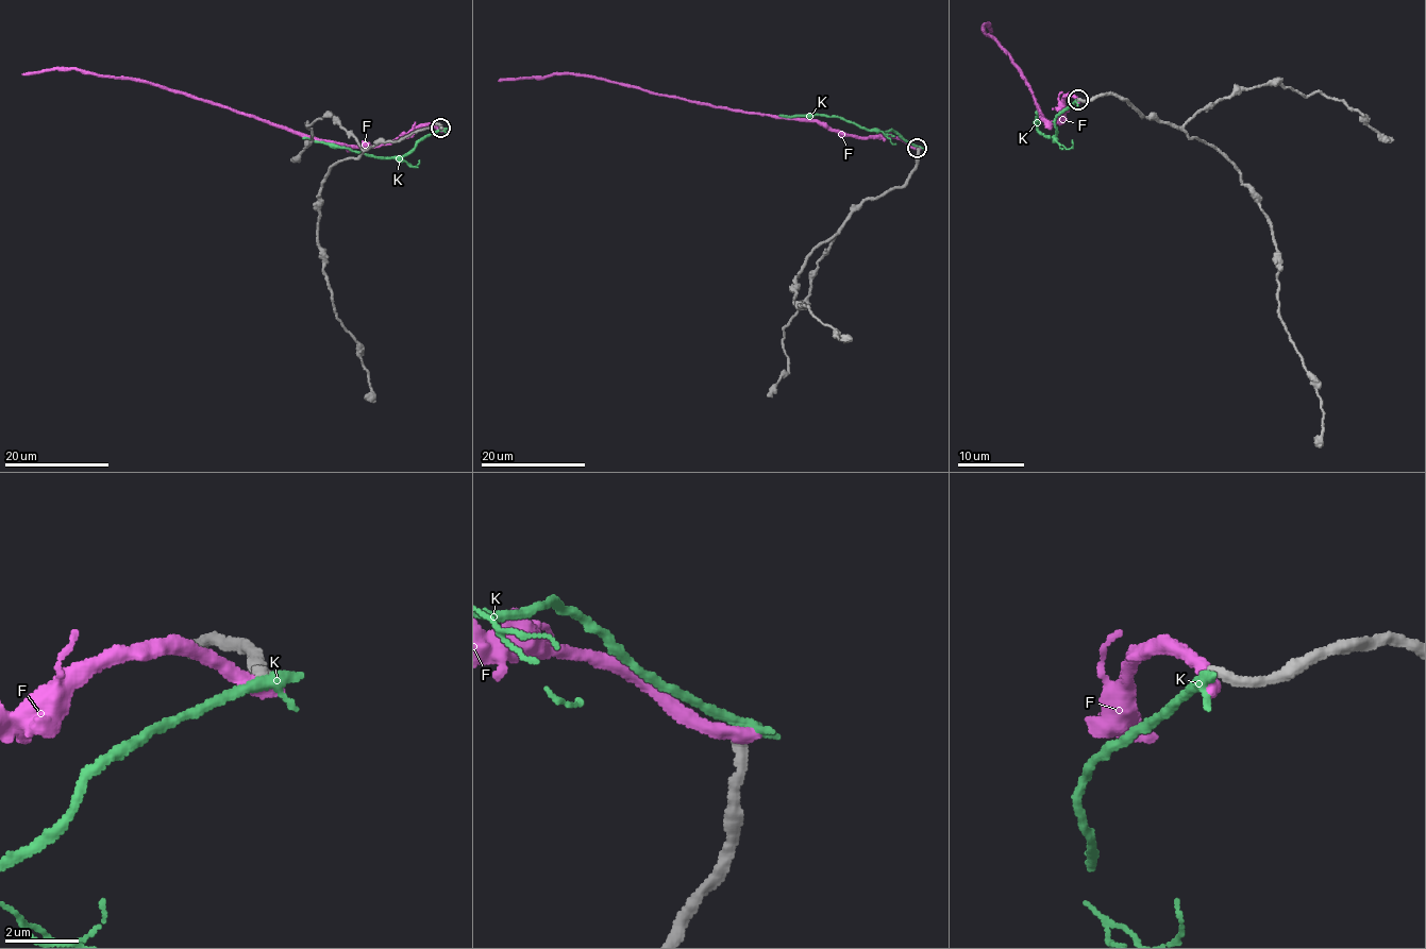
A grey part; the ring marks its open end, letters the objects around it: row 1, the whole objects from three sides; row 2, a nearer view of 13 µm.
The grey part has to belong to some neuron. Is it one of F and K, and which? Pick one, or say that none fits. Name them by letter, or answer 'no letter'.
no letter

